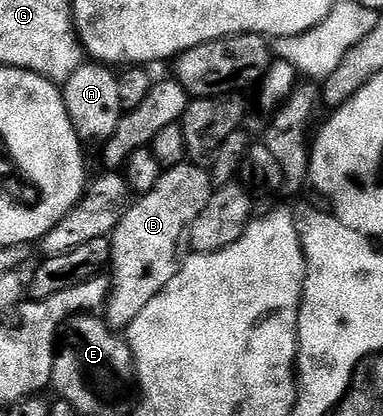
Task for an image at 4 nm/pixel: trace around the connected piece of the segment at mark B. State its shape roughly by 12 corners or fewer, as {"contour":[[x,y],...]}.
{"contour":[[162,170],[114,229],[103,318],[124,332],[177,275],[214,176]]}

